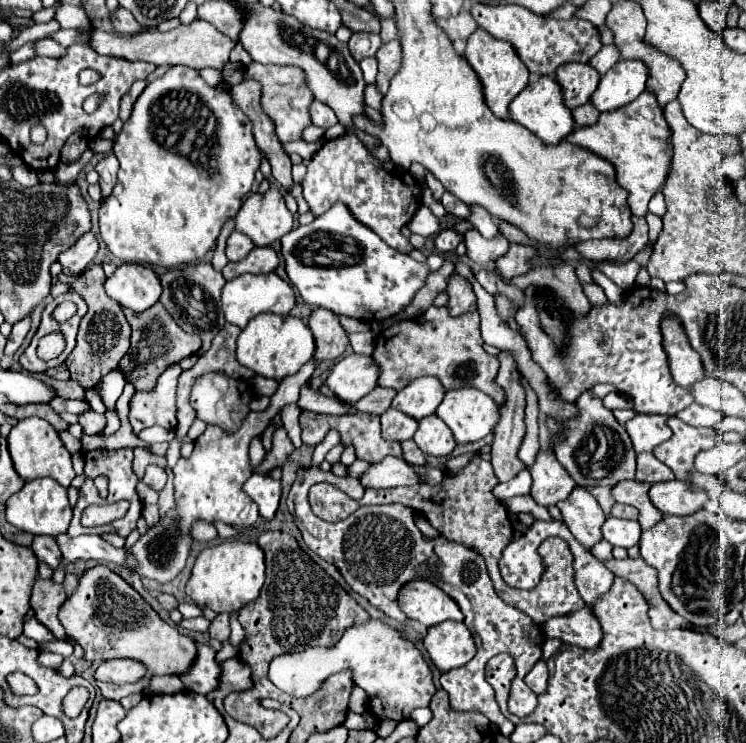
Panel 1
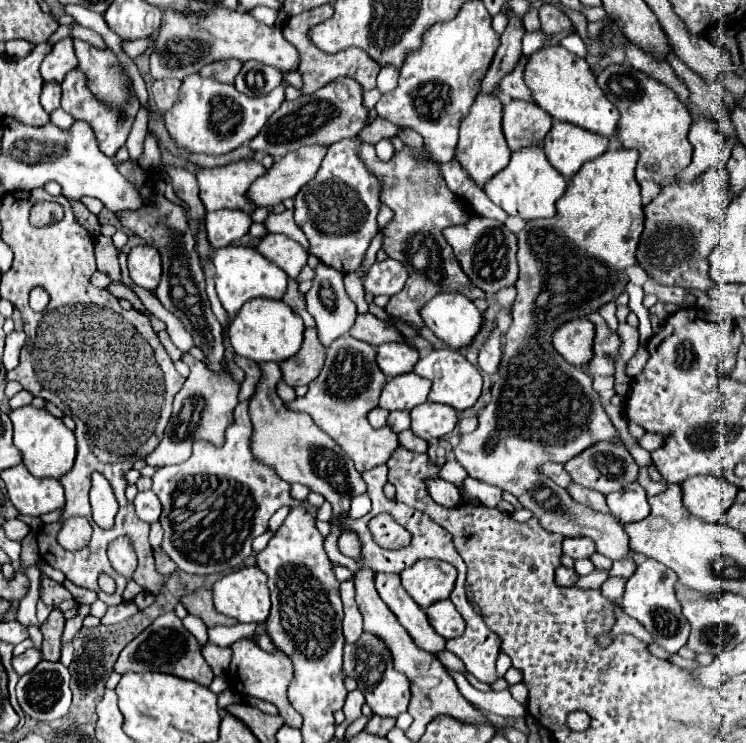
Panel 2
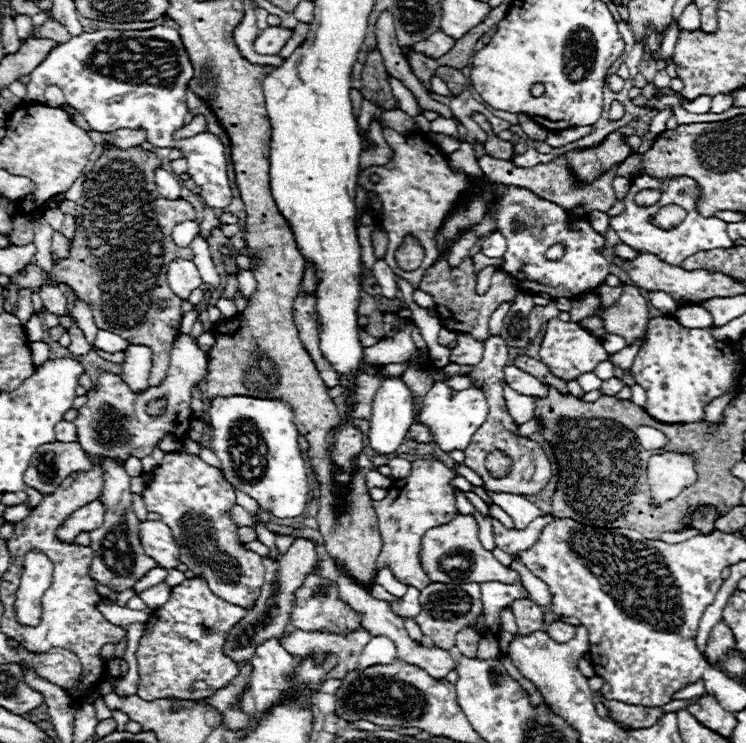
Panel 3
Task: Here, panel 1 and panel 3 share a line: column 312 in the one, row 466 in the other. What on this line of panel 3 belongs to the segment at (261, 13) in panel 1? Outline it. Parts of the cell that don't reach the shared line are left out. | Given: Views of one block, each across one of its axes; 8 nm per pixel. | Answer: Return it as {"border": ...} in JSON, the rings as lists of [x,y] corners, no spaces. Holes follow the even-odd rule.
{"border":[[[52,442],[36,450],[24,474],[24,482],[44,494],[52,494],[72,472],[88,470],[92,470],[90,456],[78,442]]]}

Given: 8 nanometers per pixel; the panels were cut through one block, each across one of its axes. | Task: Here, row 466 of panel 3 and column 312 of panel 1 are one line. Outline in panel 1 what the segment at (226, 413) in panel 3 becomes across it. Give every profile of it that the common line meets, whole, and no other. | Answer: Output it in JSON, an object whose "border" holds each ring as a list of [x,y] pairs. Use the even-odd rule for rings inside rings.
{"border":[[[334,204],[312,224],[298,226],[282,236],[282,256],[290,282],[308,306],[326,308],[360,322],[370,322],[370,316],[378,322],[400,314],[422,288],[426,276],[444,262],[436,254],[430,254],[426,262],[416,262],[392,250],[370,228],[358,224],[342,204]]]}

